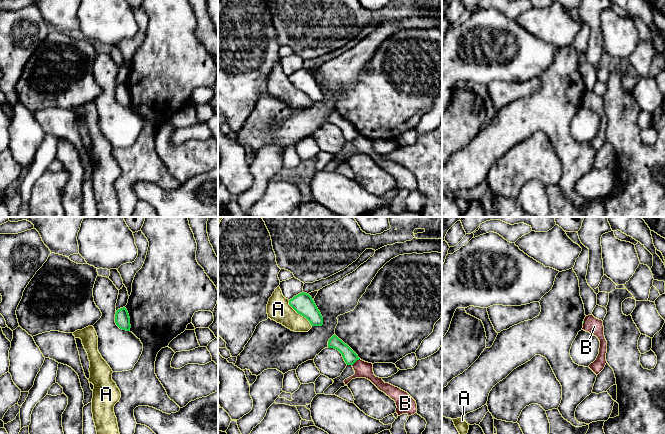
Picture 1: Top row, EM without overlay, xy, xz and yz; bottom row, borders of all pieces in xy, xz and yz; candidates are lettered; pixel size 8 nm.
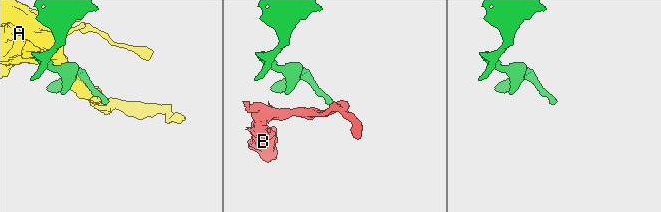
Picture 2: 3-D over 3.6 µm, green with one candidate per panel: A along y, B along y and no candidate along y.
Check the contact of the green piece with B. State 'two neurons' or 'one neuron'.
two neurons

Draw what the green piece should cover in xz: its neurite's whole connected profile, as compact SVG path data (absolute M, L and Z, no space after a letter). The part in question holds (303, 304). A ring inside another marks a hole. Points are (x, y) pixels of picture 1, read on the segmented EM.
M302 292L294 296L289 300L289 305L305 317L312 326L323 325L323 317L309 294Z

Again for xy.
M125 307L120 308L116 311L115 323L120 329L130 331L130 317Z

